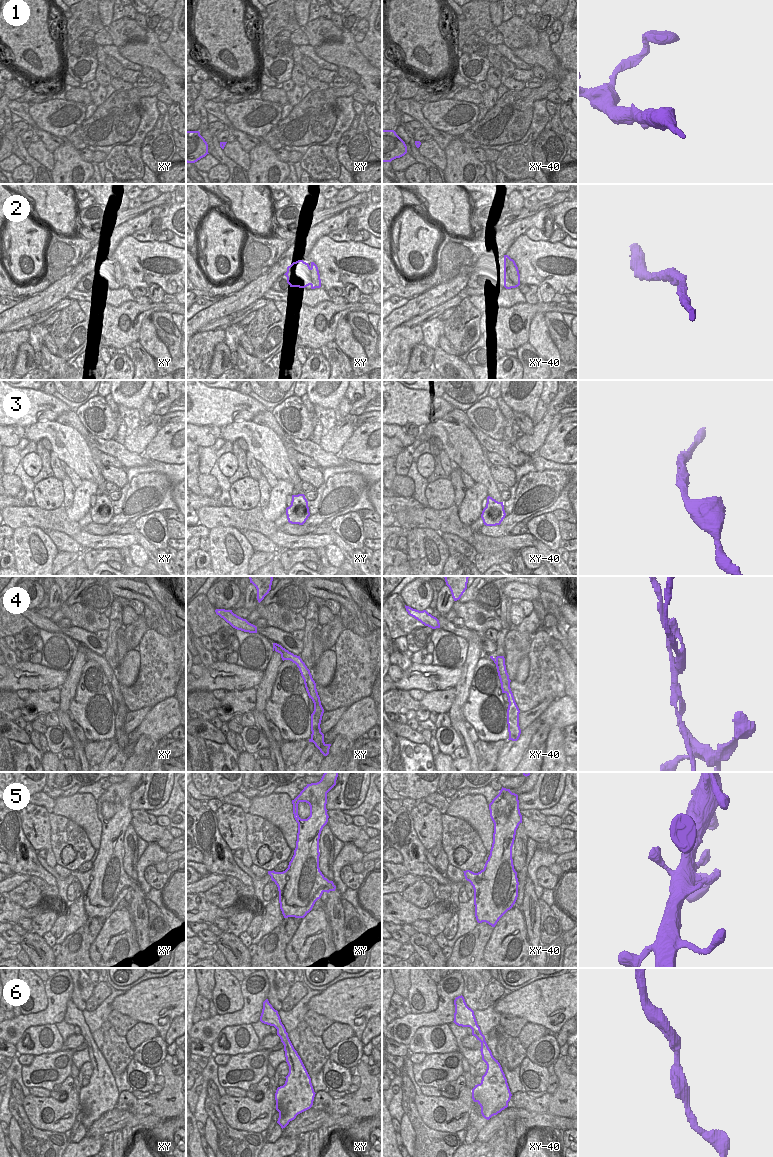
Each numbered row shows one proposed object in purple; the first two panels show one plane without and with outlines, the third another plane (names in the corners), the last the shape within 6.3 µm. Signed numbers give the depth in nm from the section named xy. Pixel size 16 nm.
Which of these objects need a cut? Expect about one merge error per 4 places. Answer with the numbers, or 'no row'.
4

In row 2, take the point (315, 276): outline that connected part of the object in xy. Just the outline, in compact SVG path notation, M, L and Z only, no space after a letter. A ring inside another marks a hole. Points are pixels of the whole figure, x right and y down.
M303 260L293 262L287 267L284 275L287 277L290 287L305 288L309 285L311 289L321 287L319 270L314 262L311 262L310 265Z

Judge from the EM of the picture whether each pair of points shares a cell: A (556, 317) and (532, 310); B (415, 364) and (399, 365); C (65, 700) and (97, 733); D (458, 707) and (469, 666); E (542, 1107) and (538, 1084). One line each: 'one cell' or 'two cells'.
A: two cells
B: two cells
C: two cells
D: one cell
E: two cells

